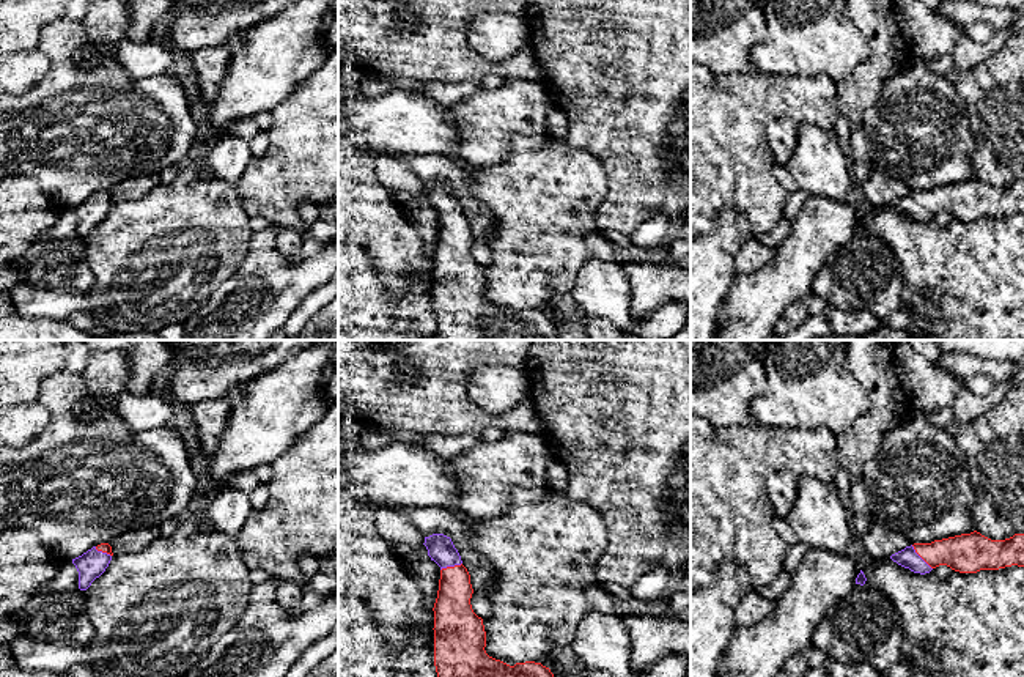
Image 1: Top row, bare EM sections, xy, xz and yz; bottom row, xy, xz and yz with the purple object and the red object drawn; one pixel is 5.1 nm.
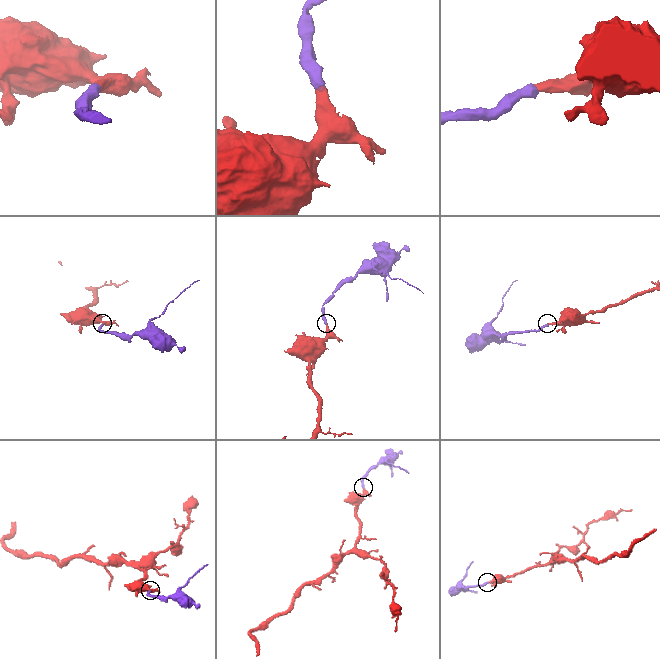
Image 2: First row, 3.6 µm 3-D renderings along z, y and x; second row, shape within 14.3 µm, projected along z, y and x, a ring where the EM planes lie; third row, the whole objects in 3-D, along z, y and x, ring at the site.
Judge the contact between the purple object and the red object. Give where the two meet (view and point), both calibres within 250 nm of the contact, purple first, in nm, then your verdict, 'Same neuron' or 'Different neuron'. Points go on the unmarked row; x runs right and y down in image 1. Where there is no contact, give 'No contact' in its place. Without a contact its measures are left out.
Touches purple at yz (920, 205). Thickness 100 nm (purple) against 200 nm. Same neuron

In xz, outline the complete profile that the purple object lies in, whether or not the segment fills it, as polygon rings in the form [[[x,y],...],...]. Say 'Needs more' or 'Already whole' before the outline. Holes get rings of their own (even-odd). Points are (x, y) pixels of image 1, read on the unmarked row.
Needs more. [[[433,181],[423,191],[440,214],[434,250],[434,313],[439,340],[557,340],[549,315],[525,309],[510,313],[489,304],[483,266],[470,252],[470,222],[450,184]]]

